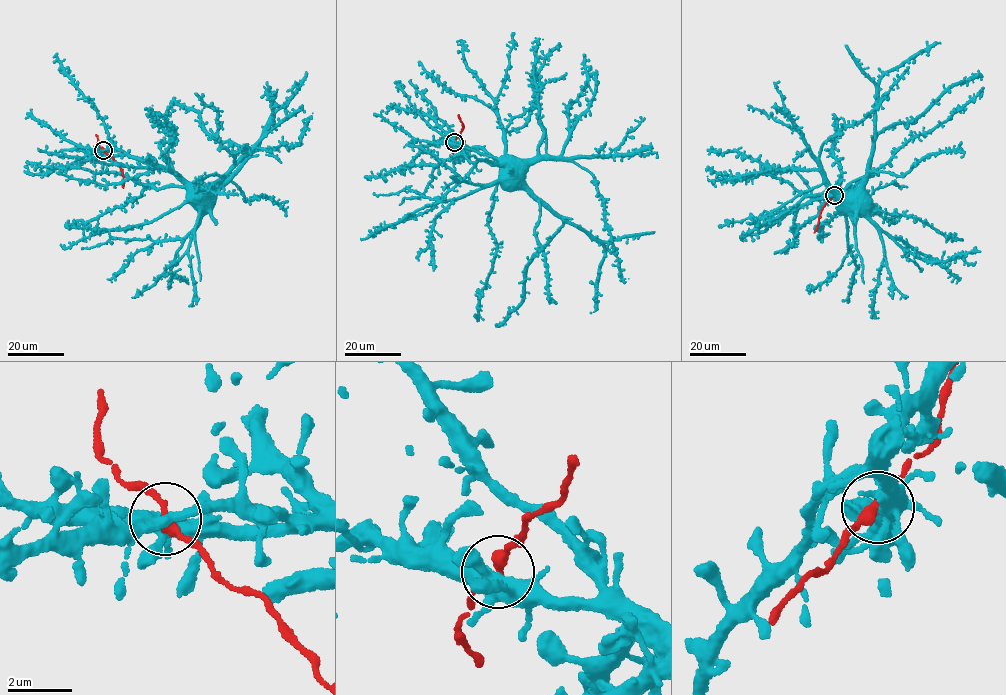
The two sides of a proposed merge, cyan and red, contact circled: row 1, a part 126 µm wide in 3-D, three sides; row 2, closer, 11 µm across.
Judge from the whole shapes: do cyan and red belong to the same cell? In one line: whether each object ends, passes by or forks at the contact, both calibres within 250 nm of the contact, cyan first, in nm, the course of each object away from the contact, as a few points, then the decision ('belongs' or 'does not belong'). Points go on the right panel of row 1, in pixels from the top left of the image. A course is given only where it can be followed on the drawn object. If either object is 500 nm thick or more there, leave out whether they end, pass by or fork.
cyan forks; red passes by; calibres 440 and 280 nm; course cyan (834, 195), (834, 189), (845, 194), (859, 188), (876, 136), (911, 122), (955, 85), (982, 76); course red (834, 195), (825, 203), (814, 232); belongs

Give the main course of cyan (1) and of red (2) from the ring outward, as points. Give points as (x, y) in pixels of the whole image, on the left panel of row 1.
1: (103, 150), (160, 164), (193, 184), (213, 189), (226, 181), (248, 153), (217, 140), (196, 111), (169, 102)
2: (103, 150), (122, 170), (123, 188)

